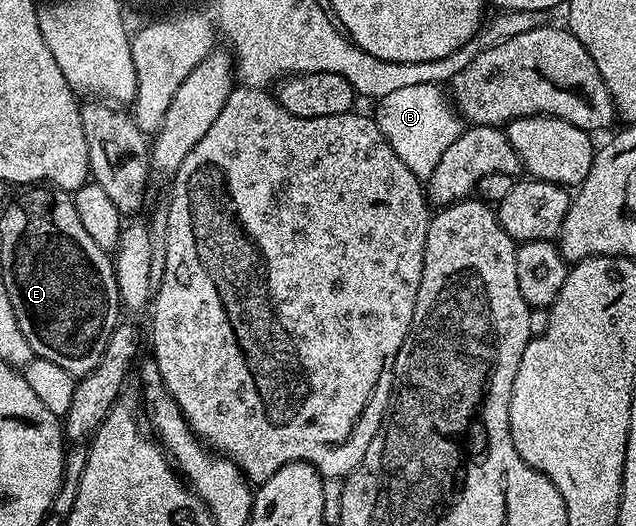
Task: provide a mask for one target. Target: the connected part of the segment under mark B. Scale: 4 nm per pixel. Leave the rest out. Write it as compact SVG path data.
M436 84L407 86L392 94L384 94L384 98L376 102L375 108L378 109L373 109L372 115L380 126L380 134L384 134L384 138L388 138L388 146L396 150L396 158L400 158L400 162L404 162L404 166L408 166L408 170L412 170L412 174L416 174L423 182L429 181L432 170L436 170L440 158L444 158L444 150L448 150L448 146L452 146L452 142L456 142L464 130L464 121L451 97Z

